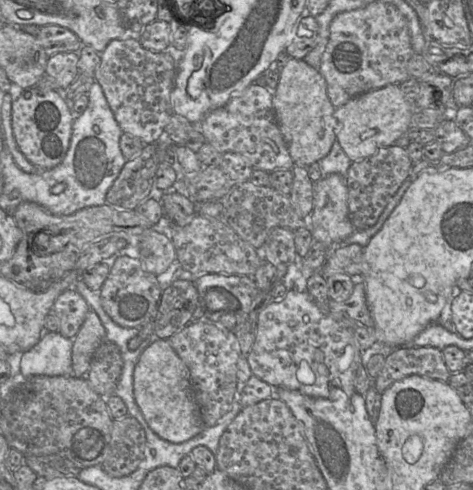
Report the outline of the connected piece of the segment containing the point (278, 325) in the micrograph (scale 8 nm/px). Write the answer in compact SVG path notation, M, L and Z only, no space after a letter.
M294 289L288 290L282 300L269 303L259 313L255 341L246 357L252 375L273 388L282 387L332 401L348 400L356 392L354 376L358 366L362 365L362 351L352 333L323 311L306 291Z

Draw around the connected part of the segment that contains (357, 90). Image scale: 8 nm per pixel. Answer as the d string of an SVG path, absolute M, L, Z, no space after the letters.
M374 1L363 8L339 13L330 25L330 37L319 67L332 105L340 107L361 94L412 78L407 64L414 53L408 22L393 4Z

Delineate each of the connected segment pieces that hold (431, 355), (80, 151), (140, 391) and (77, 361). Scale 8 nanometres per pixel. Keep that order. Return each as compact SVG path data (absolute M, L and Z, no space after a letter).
M401 346L385 358L381 372L374 379L375 389L382 394L393 383L410 375L448 383L451 373L444 362L442 350Z
M94 81L90 88L88 97L86 110L73 121L70 146L62 162L50 170L42 170L37 174L24 171L17 173L19 178L16 180L23 186L22 194L2 210L13 213L21 202L29 201L42 206L54 215L68 216L83 208L106 203L107 191L127 161L120 149L123 131L97 81Z
M168 339L154 341L140 355L134 369L133 392L145 421L163 440L182 443L205 428L194 398L189 370Z
M90 309L76 336L72 339L73 376L85 377L92 357L106 340L106 331L97 314Z

